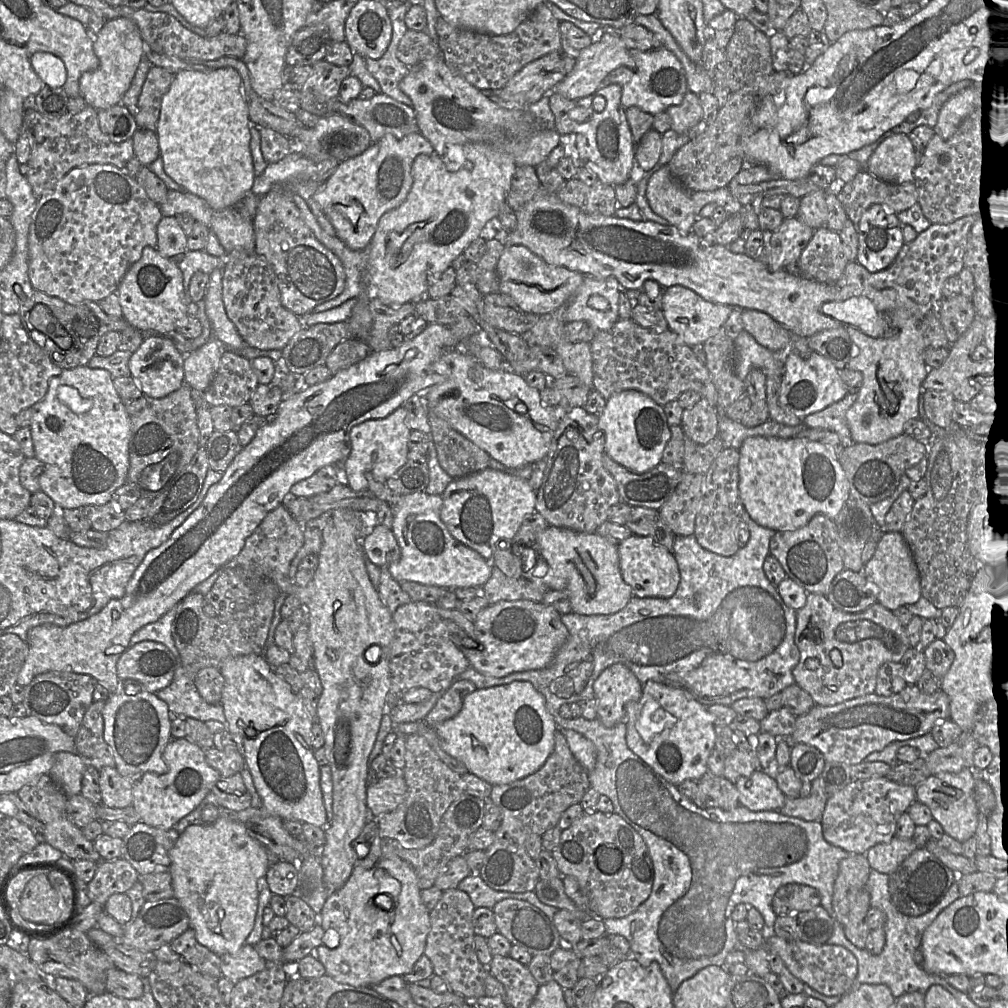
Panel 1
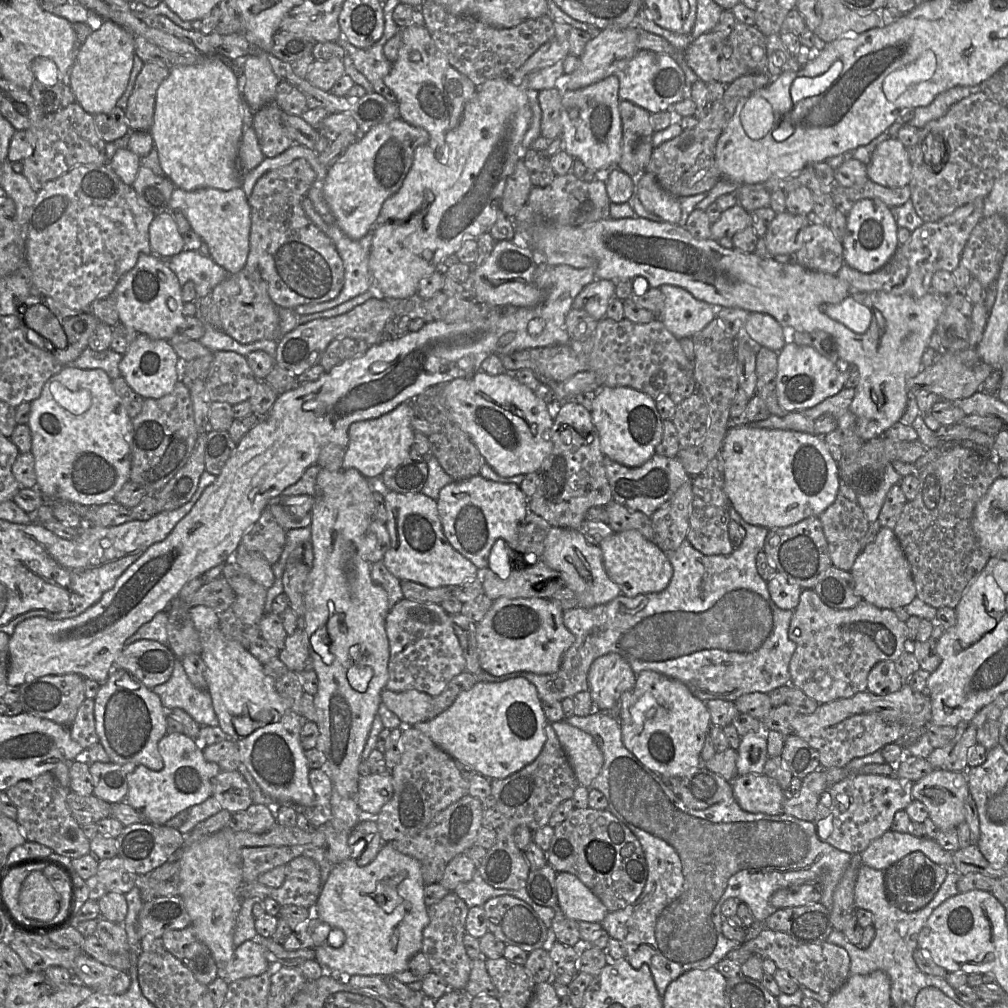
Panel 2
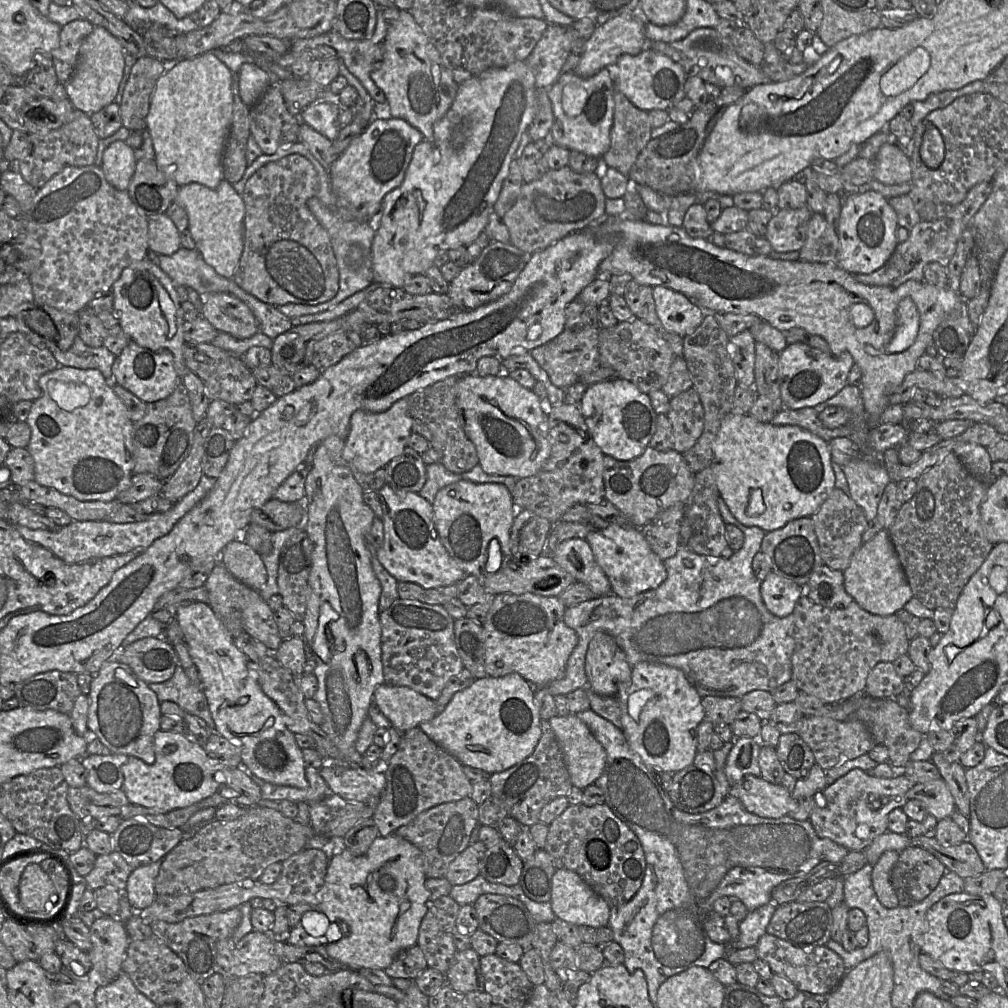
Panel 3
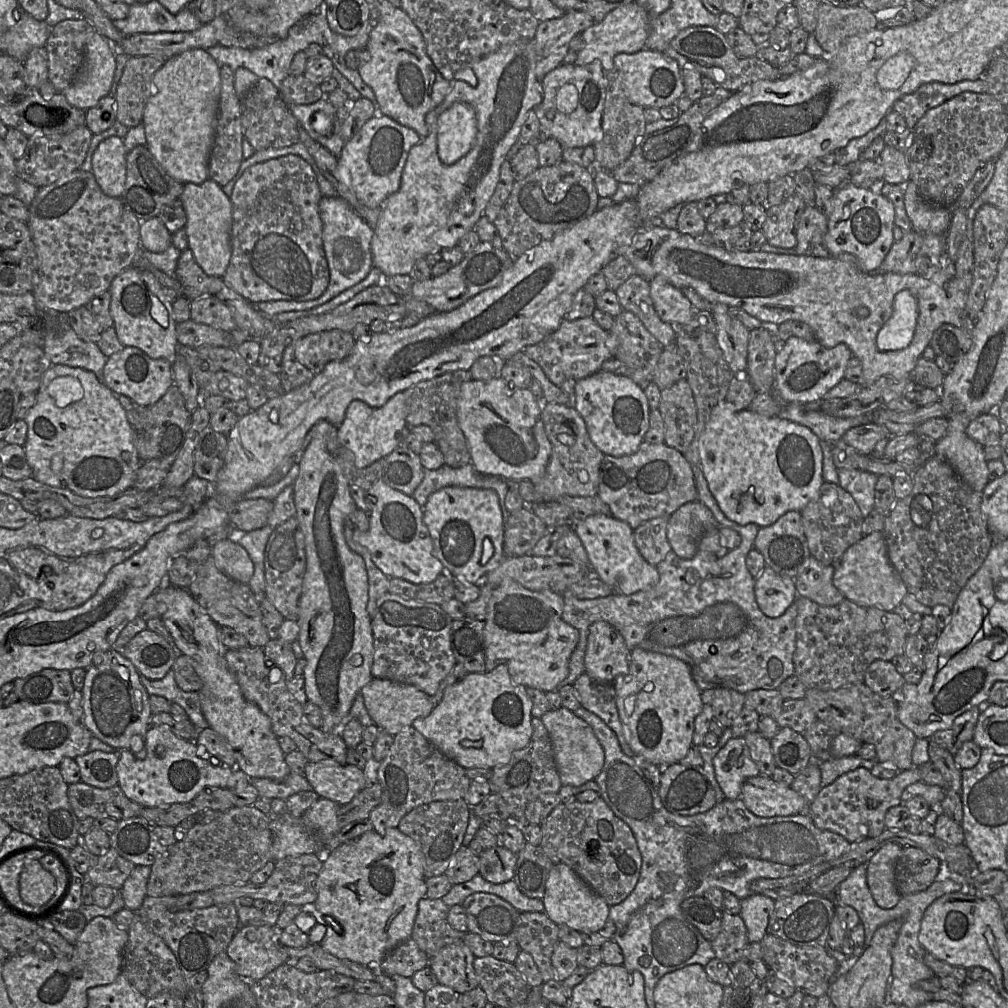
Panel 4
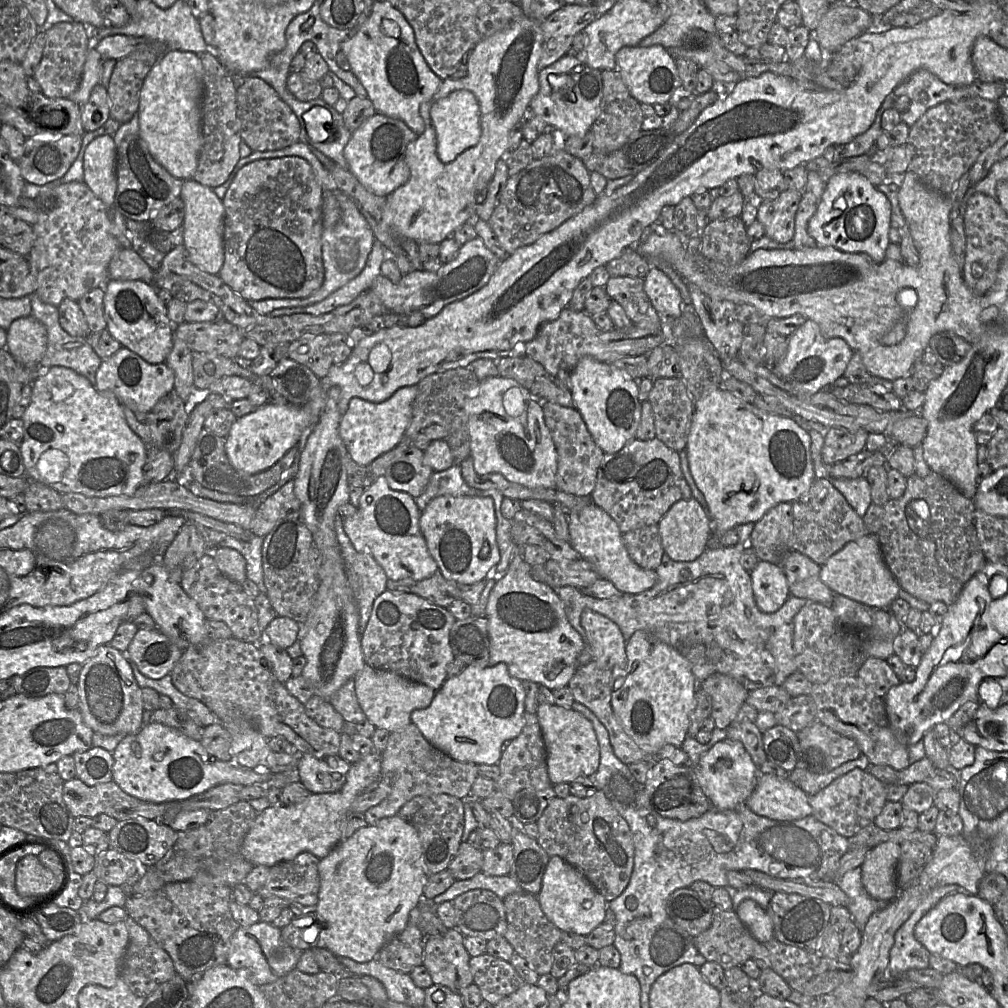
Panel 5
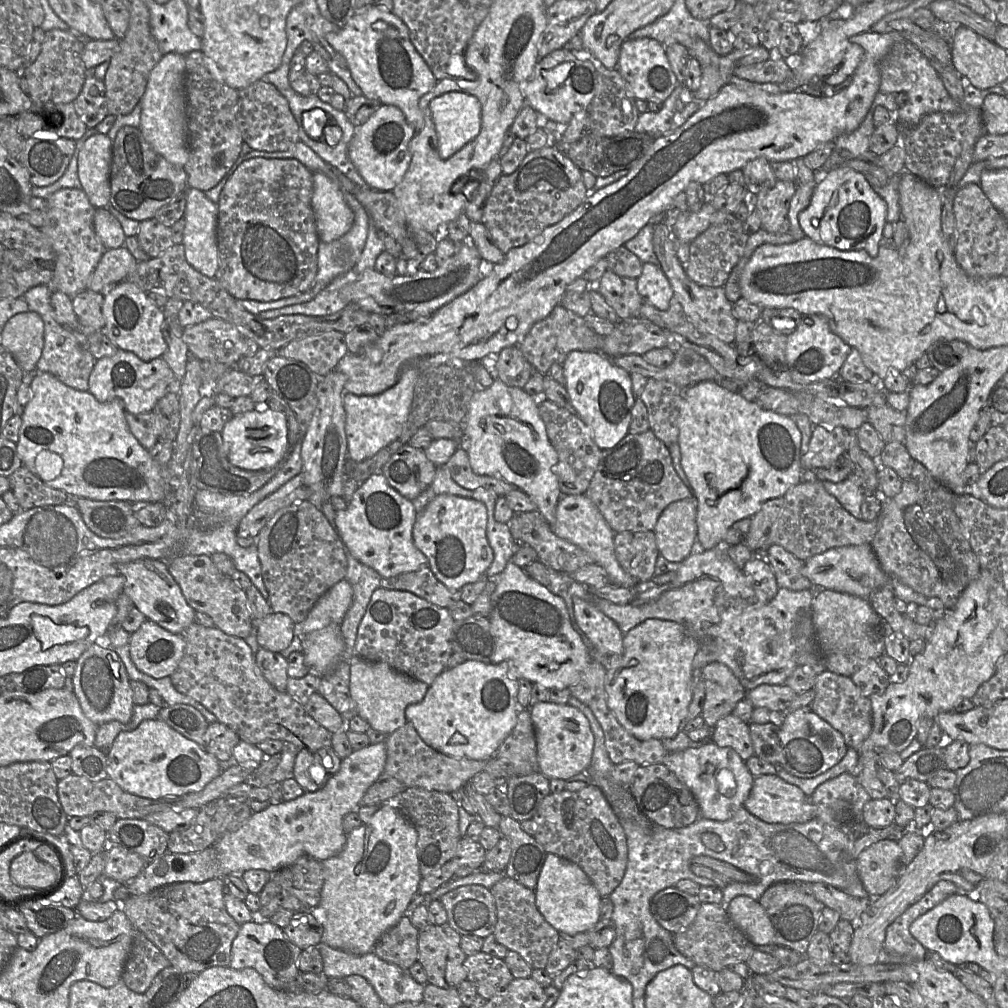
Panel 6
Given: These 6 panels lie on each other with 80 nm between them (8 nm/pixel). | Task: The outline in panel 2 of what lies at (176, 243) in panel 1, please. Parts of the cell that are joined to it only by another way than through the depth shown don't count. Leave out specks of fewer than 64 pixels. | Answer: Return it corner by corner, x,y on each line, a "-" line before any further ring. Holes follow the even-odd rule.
170,213
157,215
149,227
151,251
161,258
171,258
184,250
183,237

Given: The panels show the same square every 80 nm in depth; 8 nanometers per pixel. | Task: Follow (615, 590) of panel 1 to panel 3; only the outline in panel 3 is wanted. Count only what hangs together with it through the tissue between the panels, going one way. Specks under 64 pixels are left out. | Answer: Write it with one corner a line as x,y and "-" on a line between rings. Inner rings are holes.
570,538
562,541
552,557
576,582
587,584
596,597
612,593
609,579
597,564
585,539

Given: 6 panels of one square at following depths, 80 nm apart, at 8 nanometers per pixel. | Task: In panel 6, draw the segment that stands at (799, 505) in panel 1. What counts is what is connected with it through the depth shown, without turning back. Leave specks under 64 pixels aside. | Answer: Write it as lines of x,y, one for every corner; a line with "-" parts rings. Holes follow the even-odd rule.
701,381
684,388
683,407
679,417
679,437
677,443
681,451
681,466
689,480
693,495
697,500
697,544
700,549
711,549
716,546
723,546
726,534
735,522
744,518
752,518
760,510
765,501
784,496
793,486
802,482
801,441
801,432
792,418
765,410
755,401
749,401
741,395
719,386
714,381

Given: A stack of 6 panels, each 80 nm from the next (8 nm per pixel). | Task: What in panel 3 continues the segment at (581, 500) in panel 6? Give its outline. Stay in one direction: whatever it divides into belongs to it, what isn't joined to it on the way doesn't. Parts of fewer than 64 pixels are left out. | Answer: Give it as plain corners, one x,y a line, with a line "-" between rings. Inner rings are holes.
616,524
603,529
593,529
587,536
597,564
612,587
612,593
622,598
632,598
647,590
655,589
667,578
664,562
653,552
641,530

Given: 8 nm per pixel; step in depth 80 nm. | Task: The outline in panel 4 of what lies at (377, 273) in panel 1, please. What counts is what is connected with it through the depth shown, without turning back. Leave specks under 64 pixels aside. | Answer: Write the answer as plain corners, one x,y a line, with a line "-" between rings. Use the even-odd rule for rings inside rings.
535,39
528,43
514,43
481,58
472,65
477,85
471,86
464,80
451,80
451,90
443,102
429,111
425,121
429,133
421,142
412,146
405,163
400,188
384,201
371,241
373,265
382,272
382,277
411,275
415,262
428,254
441,252
457,246
459,240
473,230
499,181
500,167
506,160
511,147
517,142
521,127
528,113
542,102
543,88
536,76
-
455,102
470,104
477,118
477,135
470,151
453,164
443,164
437,149
437,119

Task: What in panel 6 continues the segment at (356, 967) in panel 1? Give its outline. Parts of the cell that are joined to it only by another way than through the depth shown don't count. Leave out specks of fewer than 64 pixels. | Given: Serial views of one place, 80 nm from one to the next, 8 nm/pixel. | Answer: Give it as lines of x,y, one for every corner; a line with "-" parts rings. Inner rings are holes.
384,803
368,823
347,835
342,851
322,861
326,878
319,905
325,910
321,942
355,955
373,951
375,943
404,916
422,879
417,855
418,833
396,806

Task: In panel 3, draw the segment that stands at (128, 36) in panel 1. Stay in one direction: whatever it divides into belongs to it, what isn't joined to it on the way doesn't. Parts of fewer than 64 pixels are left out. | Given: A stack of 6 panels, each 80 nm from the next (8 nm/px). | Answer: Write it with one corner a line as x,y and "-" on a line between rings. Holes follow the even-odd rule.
94,27
80,47
75,72
69,81
63,84
75,109
91,115
115,101
124,75
125,54
128,52
107,29

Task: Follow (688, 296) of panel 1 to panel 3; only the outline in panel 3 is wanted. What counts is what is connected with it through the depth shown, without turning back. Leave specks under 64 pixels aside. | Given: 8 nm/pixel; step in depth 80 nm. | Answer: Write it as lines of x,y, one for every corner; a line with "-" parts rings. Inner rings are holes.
654,286
652,292
657,316
666,331
684,337
693,333
707,315
681,292
664,286

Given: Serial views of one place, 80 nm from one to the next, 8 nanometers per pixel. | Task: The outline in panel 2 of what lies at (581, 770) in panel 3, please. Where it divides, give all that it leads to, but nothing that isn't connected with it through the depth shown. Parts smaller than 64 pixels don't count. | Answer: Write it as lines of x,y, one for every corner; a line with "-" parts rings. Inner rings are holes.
551,723
568,757
580,785
591,786
604,763
604,756
595,739
587,732
567,723

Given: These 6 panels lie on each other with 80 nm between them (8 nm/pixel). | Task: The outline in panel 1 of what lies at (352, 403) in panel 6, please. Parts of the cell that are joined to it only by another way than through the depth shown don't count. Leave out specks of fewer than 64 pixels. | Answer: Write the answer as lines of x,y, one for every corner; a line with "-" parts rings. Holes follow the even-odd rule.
401,406
383,419
368,420
351,428
350,453
343,461
348,486
358,492
368,490
374,482
385,483
406,462
411,429
406,424
406,409

